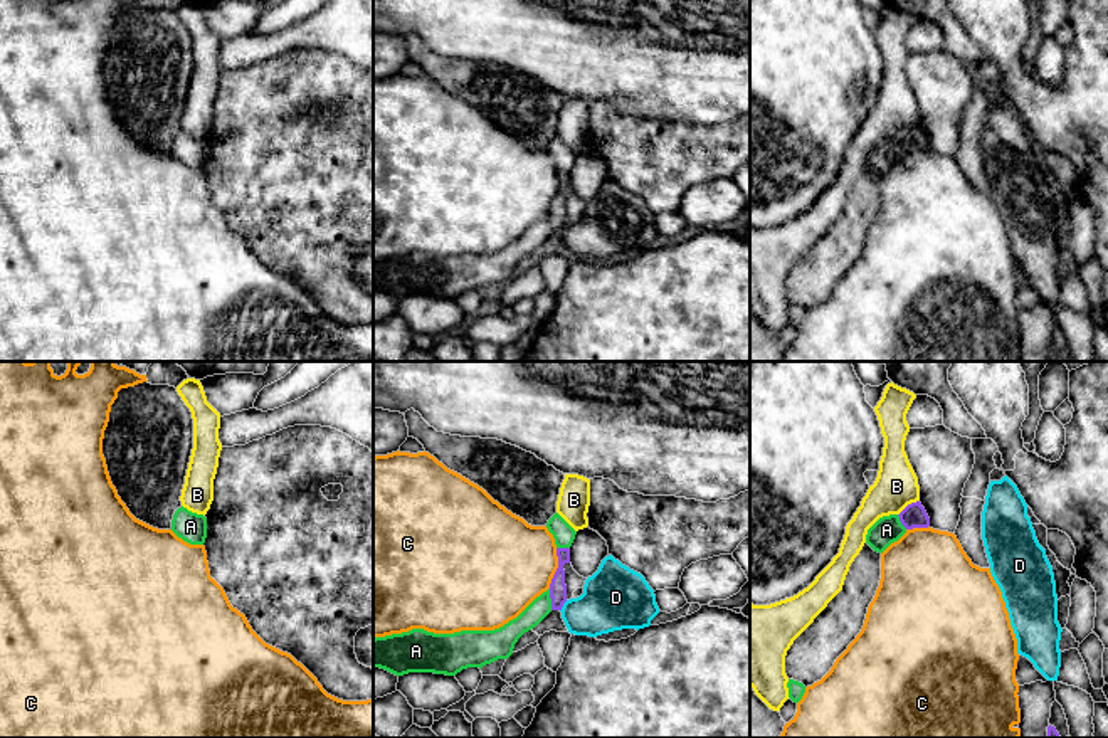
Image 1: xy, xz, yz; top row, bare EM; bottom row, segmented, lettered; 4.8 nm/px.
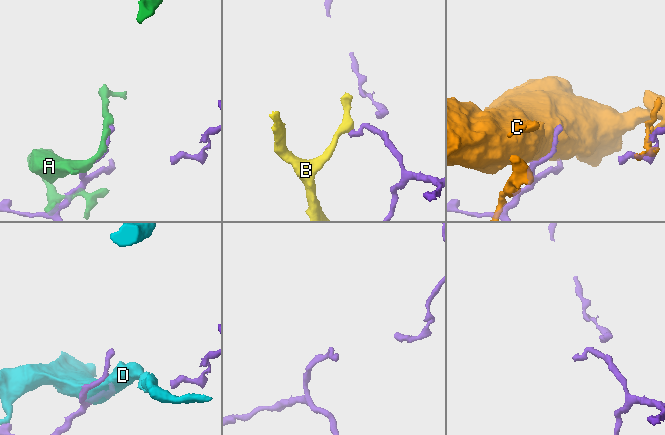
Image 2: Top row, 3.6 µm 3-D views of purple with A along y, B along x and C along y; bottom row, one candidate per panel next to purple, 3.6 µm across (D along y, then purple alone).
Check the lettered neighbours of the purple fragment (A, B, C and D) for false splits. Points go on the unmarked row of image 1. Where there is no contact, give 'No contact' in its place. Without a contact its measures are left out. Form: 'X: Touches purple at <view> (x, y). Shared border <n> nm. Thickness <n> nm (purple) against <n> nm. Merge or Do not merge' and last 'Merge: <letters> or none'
A: Touches purple at xz (550, 221). Shared border 110 nm. Thickness 80 nm (purple) against 100 nm. Do not merge
B: Touches purple at yz (908, 128). Shared border 130 nm. Thickness 110 nm (purple) against 200 nm. Do not merge
C: Touches purple at xz (557, 192). Shared border 200 nm. Thickness 80 nm (purple) against 440 nm. Do not merge
D: Touches purple at xz (562, 229). Shared border 70 nm. Thickness 80 nm (purple) against 300 nm. Do not merge
Merge: none

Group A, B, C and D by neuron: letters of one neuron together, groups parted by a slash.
A / B / C / D

